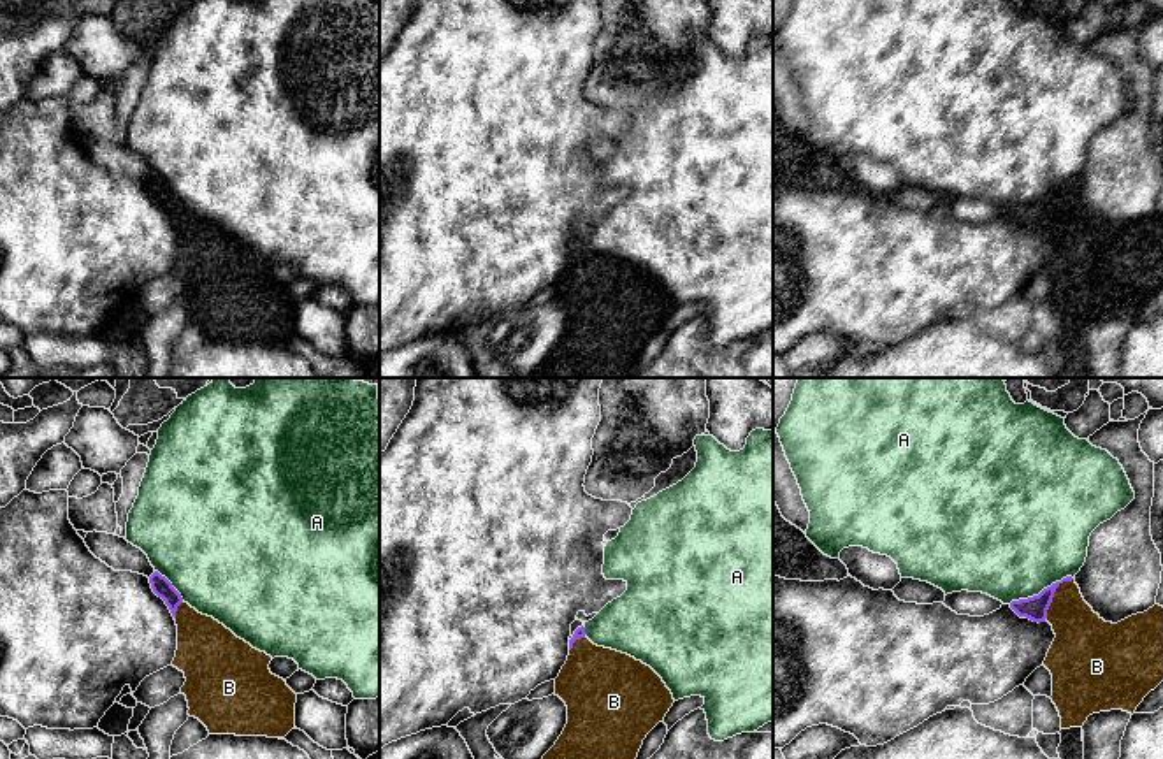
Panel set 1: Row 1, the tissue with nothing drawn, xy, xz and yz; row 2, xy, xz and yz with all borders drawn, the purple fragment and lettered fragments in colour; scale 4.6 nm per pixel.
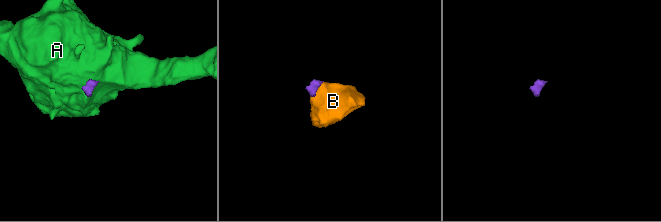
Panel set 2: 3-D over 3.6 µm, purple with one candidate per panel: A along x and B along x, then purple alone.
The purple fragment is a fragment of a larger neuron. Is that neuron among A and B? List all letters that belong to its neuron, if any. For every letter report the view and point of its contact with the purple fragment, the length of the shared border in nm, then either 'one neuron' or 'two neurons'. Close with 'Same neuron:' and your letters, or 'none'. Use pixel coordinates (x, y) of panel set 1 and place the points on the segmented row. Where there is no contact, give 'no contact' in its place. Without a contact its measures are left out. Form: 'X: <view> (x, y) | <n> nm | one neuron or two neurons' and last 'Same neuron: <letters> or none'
A: yz (1042, 591) | 320 nm | two neurons
B: yz (1053, 596) | 240 nm | one neuron
Same neuron: B

